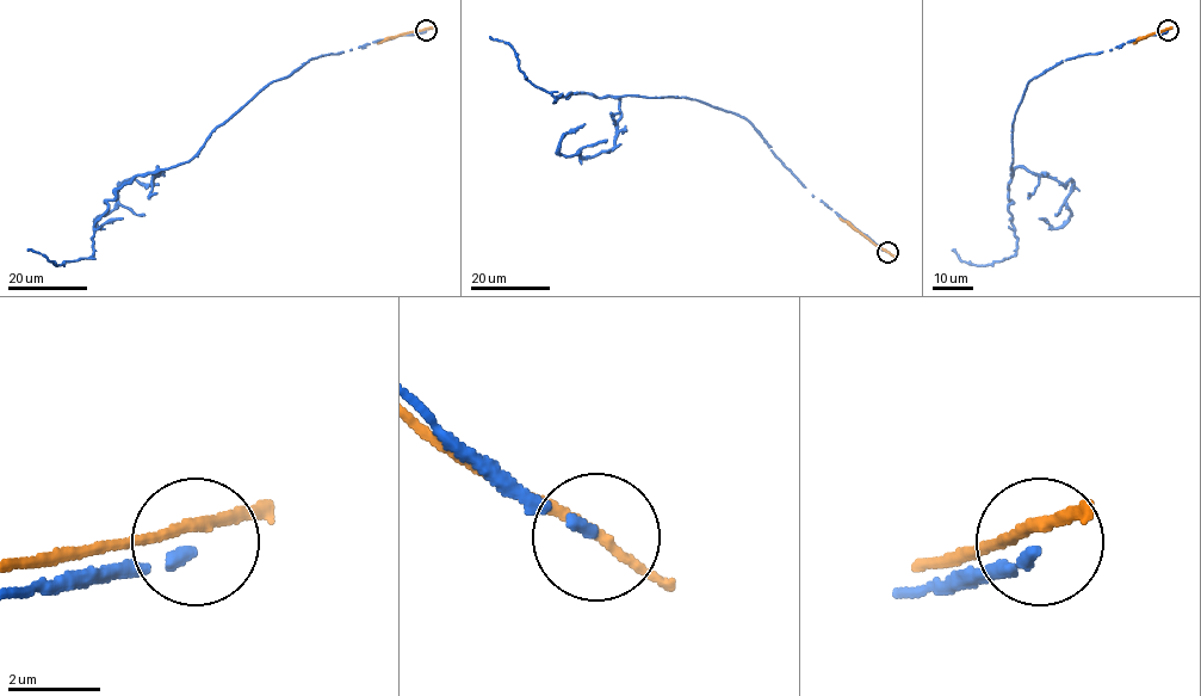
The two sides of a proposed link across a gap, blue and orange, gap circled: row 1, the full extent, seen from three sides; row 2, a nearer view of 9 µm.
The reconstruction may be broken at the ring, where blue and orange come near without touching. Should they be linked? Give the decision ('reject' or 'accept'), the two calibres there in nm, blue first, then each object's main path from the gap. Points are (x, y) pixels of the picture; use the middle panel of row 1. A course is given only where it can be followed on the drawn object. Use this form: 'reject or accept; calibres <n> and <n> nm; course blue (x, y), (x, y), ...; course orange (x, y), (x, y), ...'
reject; calibres 240 and 240 nm; course blue (887, 252), (813, 196), (737, 115), (673, 97), (569, 93), (555, 102), (527, 79), (507, 42), (489, 36); course orange (887, 252), (840, 219)

